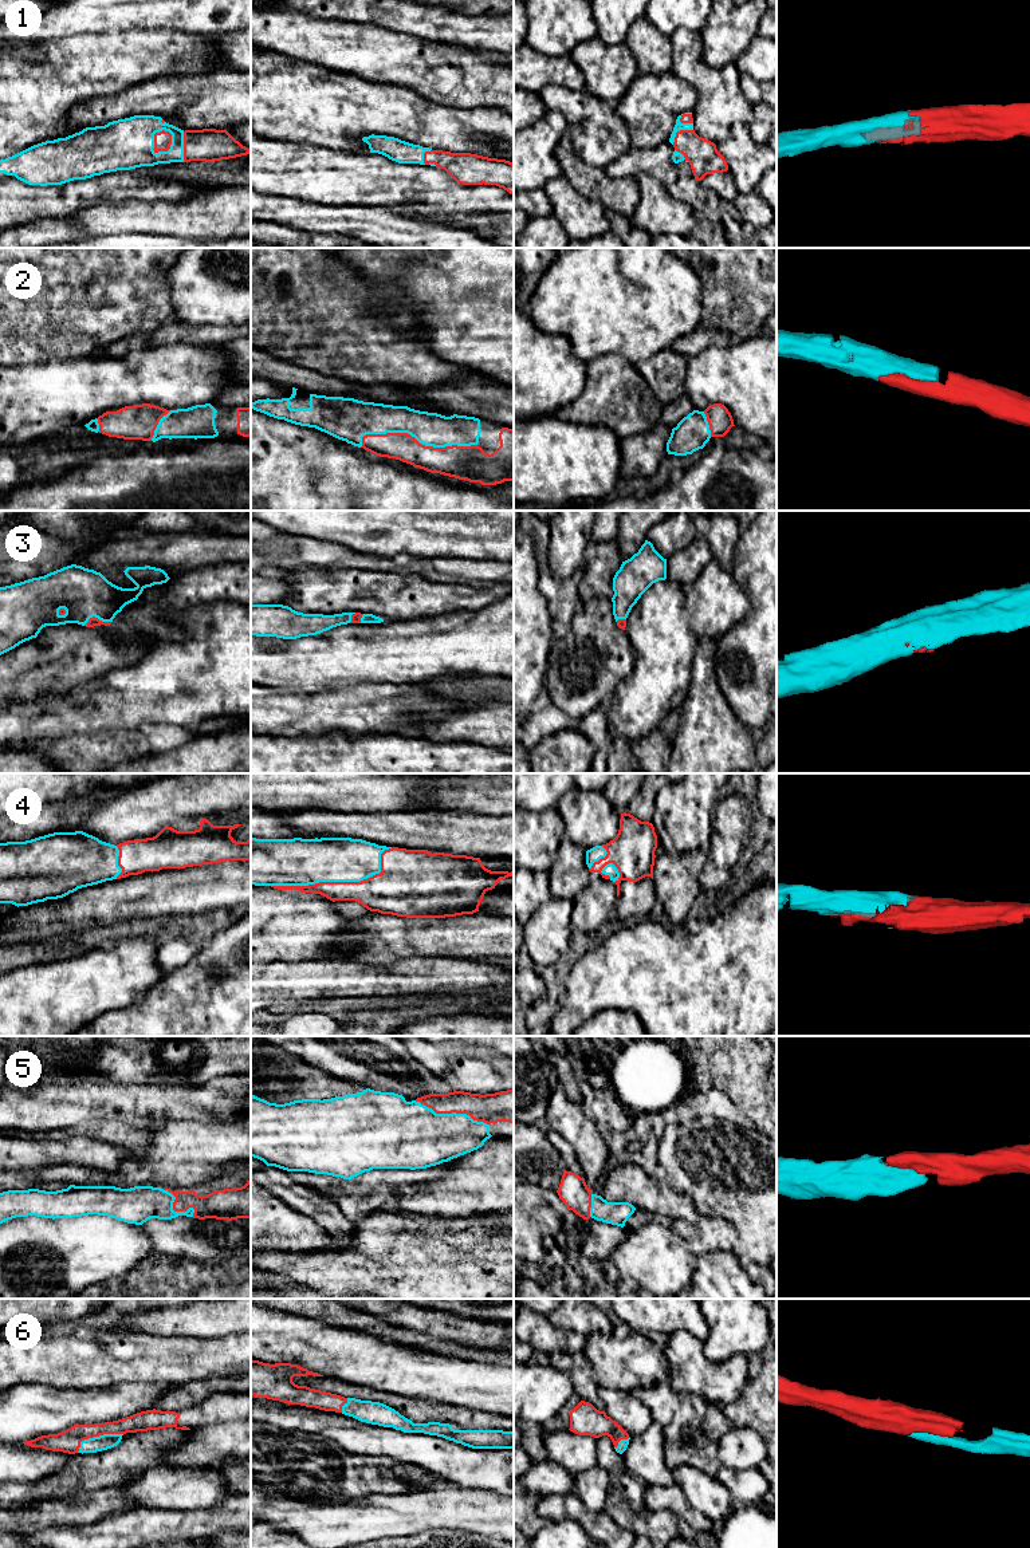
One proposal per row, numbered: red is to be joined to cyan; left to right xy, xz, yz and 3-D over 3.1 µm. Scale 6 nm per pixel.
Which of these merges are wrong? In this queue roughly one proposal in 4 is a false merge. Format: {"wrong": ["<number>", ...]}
{"wrong": []}

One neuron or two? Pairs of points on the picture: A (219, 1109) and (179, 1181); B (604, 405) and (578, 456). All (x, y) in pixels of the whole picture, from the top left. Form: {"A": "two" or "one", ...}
{"A": "two", "B": "two"}

